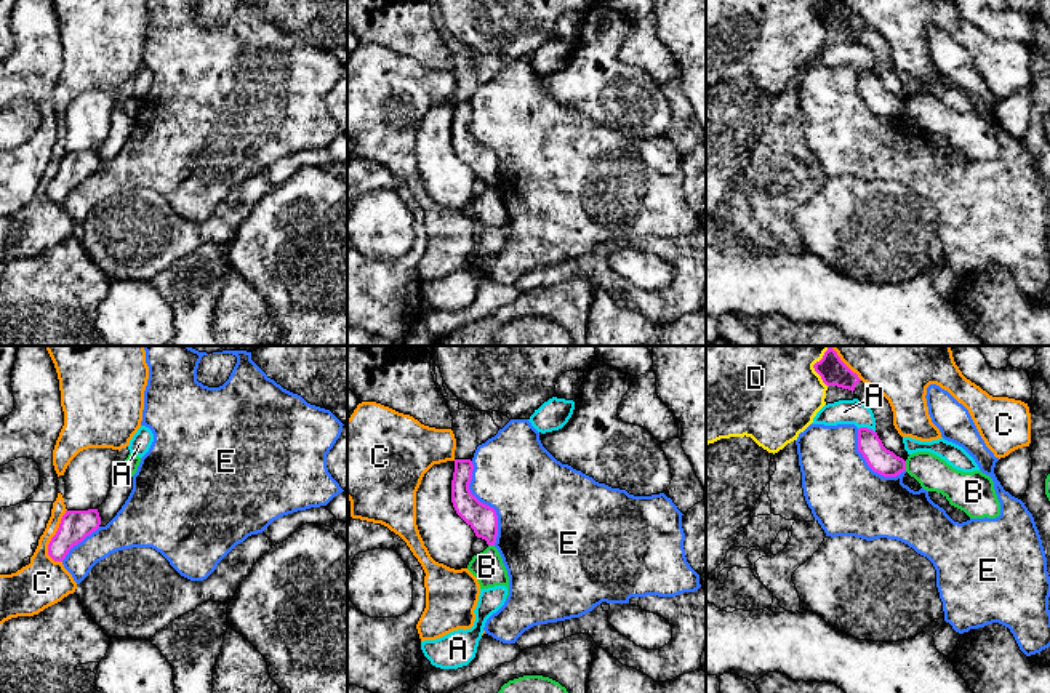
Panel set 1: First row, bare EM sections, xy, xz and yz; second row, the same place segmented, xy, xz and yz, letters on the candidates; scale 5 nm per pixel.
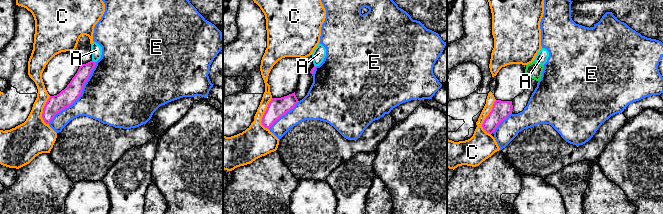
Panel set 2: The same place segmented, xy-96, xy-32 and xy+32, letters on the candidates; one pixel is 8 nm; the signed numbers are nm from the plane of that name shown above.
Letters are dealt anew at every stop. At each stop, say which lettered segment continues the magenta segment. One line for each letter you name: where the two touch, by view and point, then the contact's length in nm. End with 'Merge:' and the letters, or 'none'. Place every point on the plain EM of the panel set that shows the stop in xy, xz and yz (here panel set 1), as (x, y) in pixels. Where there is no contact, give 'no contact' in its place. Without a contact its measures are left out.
Merge: none

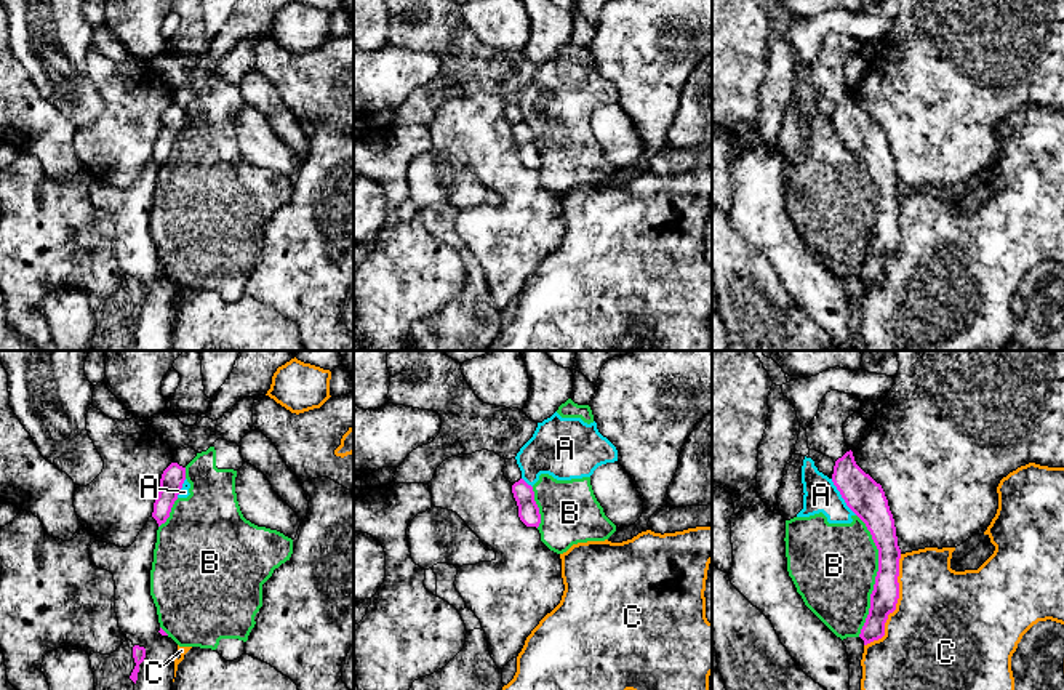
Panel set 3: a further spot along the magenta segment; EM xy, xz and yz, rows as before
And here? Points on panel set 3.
Merge: none

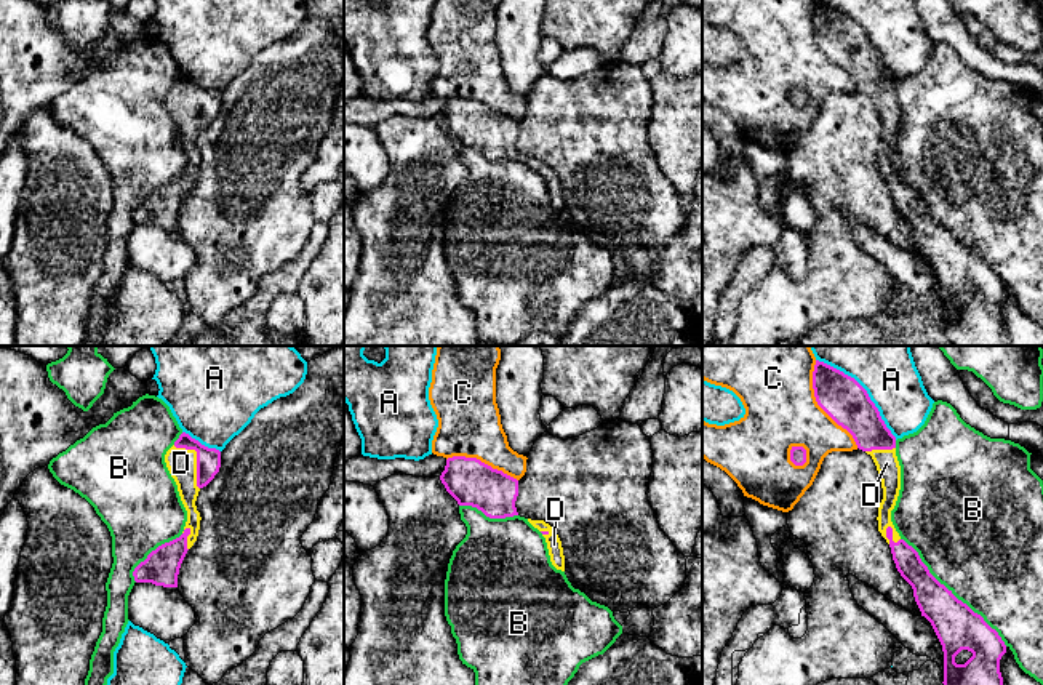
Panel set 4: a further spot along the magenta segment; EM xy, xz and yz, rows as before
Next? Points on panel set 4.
D: meets magenta in xy at (197, 101); contact 260 nm long
Merge: D

